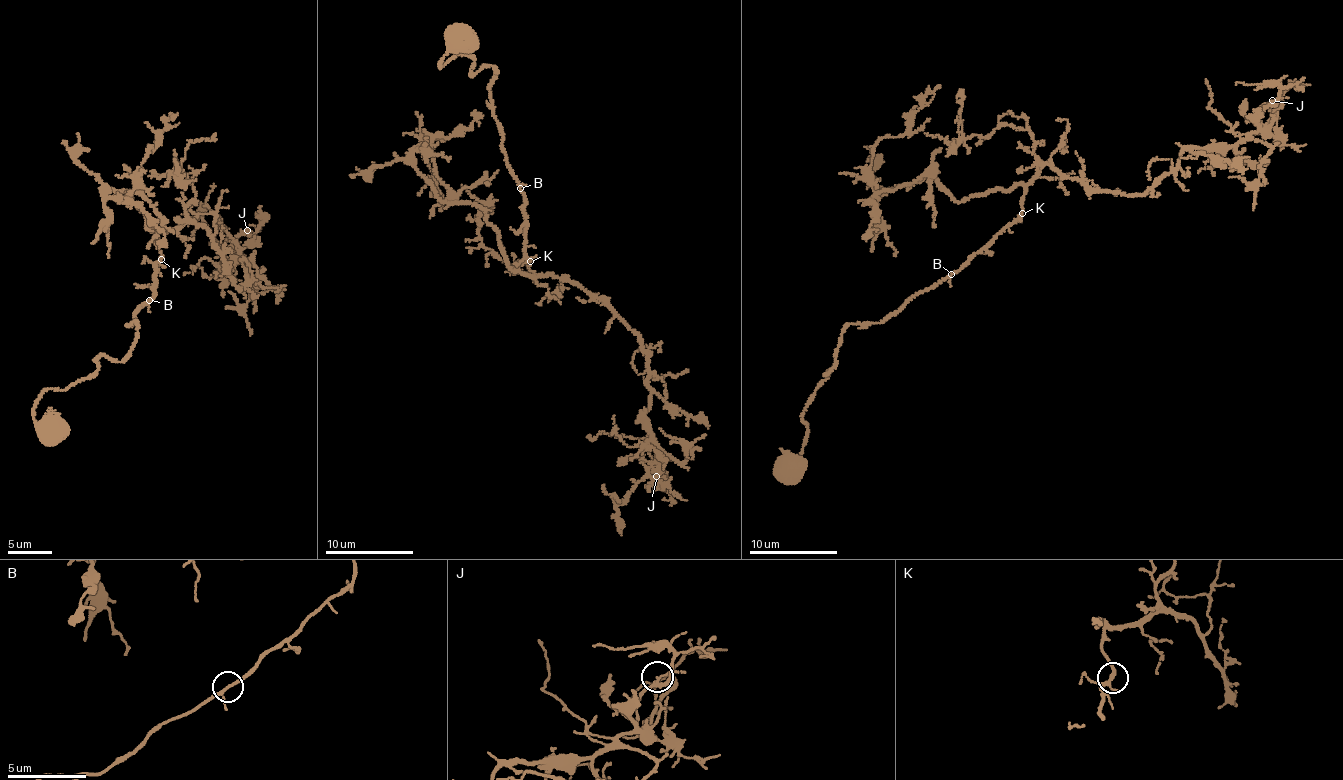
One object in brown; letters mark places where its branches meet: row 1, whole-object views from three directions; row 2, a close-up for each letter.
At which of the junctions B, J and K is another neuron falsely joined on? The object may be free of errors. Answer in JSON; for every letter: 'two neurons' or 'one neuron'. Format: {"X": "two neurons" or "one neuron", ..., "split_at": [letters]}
{"B": "one neuron", "J": "one neuron", "K": "one neuron", "split_at": []}

